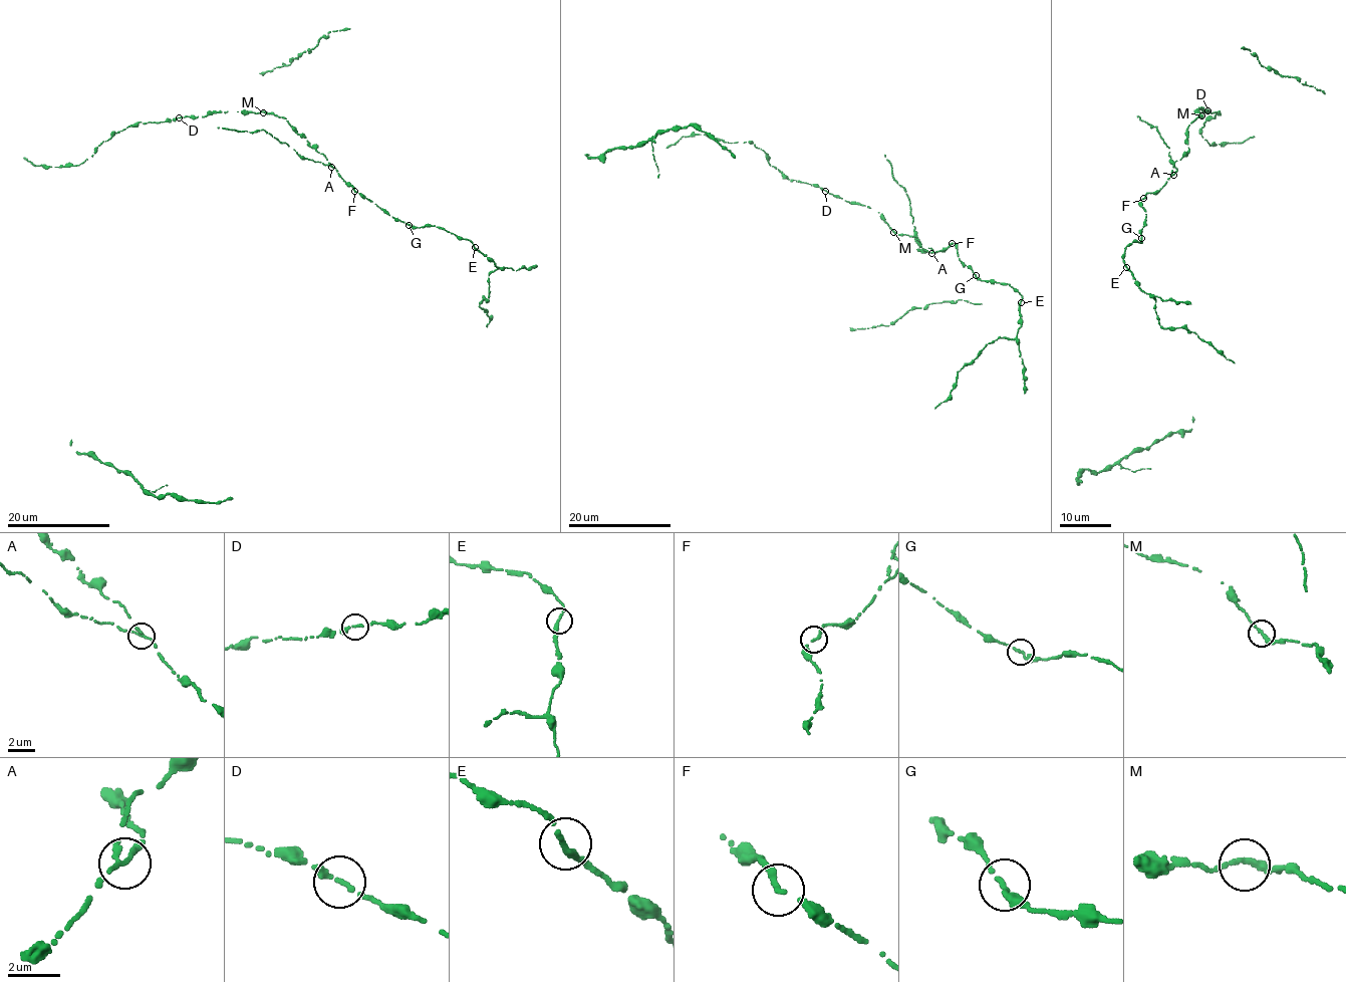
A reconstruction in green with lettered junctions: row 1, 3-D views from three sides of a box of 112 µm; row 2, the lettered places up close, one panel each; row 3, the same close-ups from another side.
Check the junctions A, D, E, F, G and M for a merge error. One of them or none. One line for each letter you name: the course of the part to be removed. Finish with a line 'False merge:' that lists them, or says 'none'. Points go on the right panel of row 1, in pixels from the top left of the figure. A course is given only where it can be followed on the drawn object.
A: (1173, 175), (1176, 169), (1168, 154), (1169, 148), (1156, 127), (1137, 116)
False merge: A

